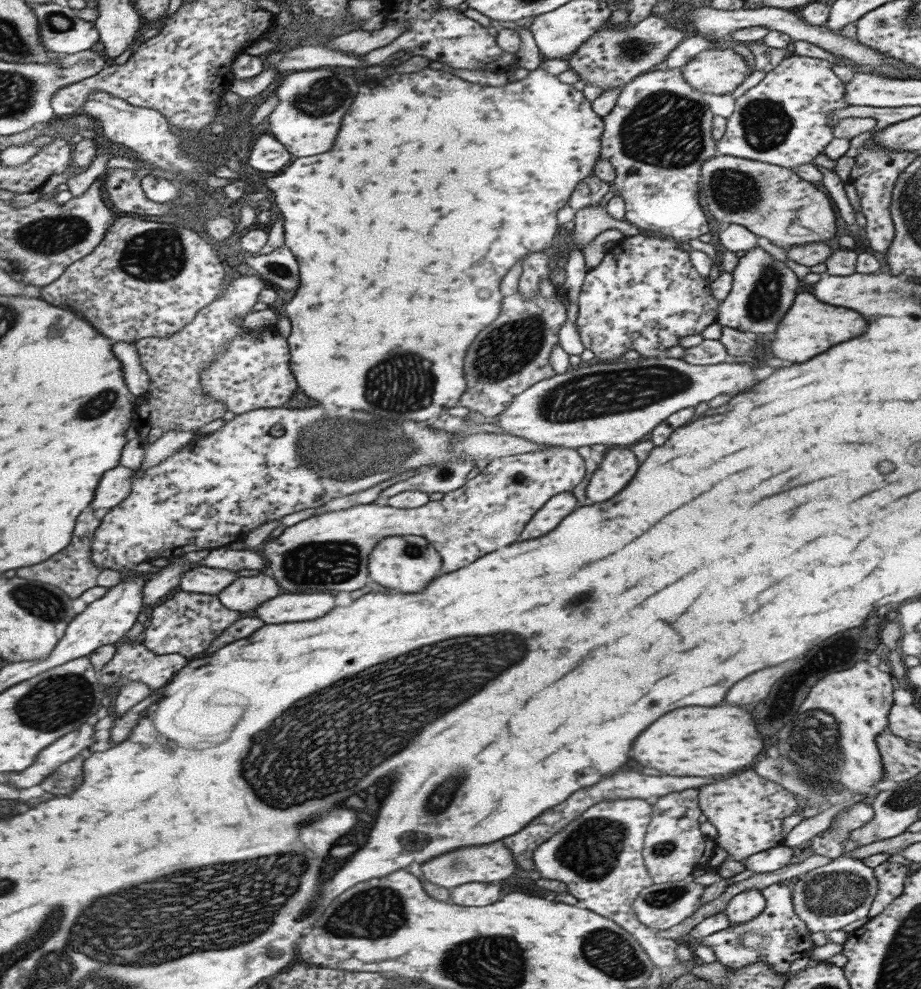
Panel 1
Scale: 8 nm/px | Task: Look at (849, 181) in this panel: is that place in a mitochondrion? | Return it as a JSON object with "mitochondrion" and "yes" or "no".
{"mitochondrion":"no"}

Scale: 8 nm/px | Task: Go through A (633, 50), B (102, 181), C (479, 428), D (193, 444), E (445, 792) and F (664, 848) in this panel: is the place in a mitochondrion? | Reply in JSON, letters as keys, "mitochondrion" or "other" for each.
{"A":"mitochondrion","B":"other","C":"other","D":"other","E":"mitochondrion","F":"mitochondrion"}

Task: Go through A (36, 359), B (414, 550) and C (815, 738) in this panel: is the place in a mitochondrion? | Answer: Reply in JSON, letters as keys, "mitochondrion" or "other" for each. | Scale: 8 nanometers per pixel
{"A":"other","B":"mitochondrion","C":"mitochondrion"}

